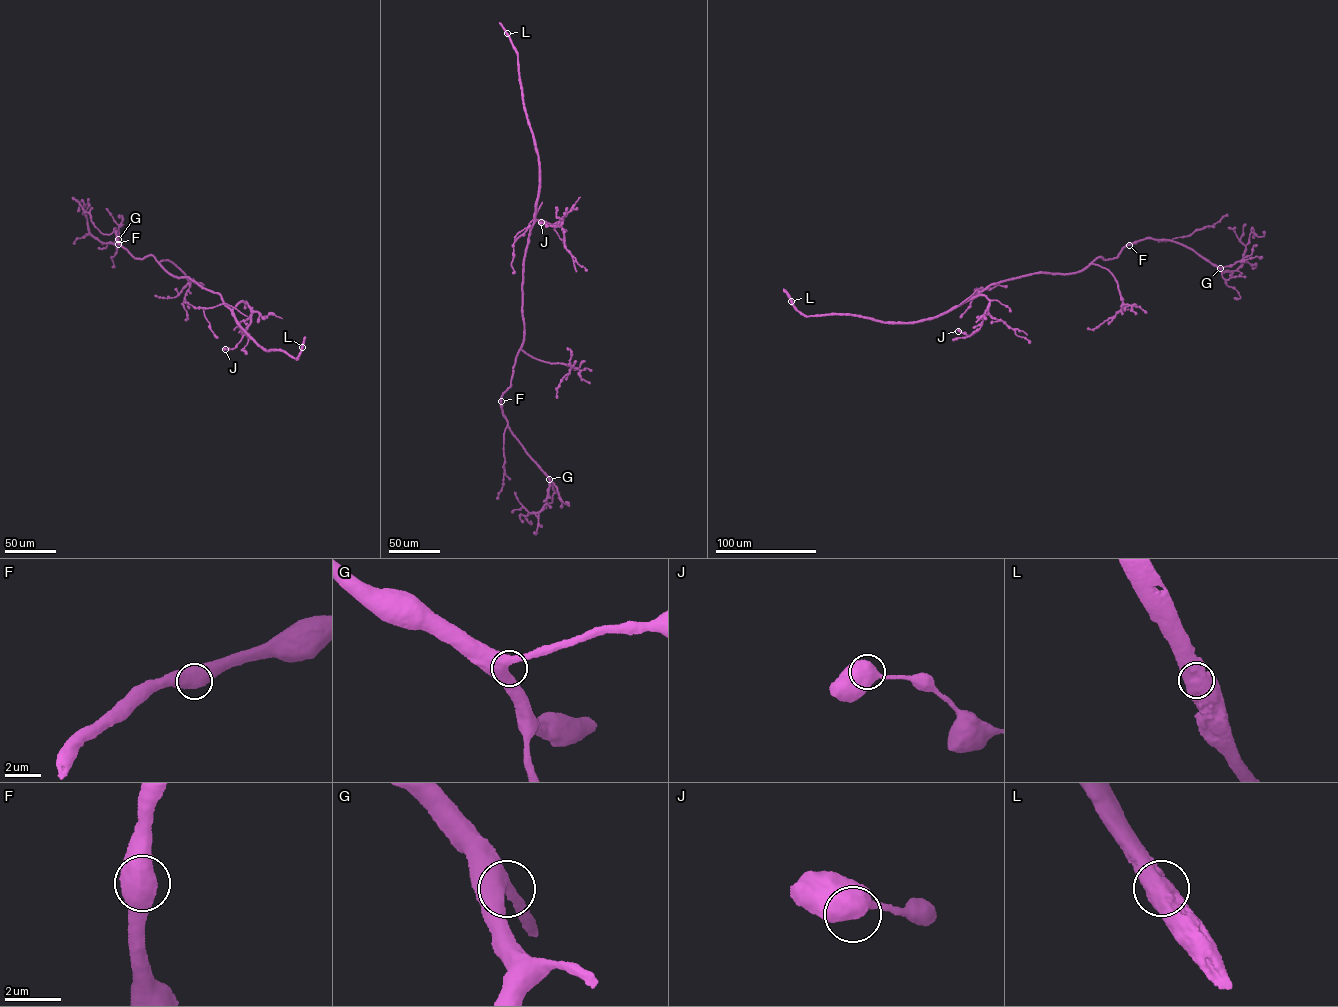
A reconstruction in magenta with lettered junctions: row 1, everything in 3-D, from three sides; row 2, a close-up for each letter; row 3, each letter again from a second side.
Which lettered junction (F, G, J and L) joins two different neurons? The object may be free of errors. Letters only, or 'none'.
none

